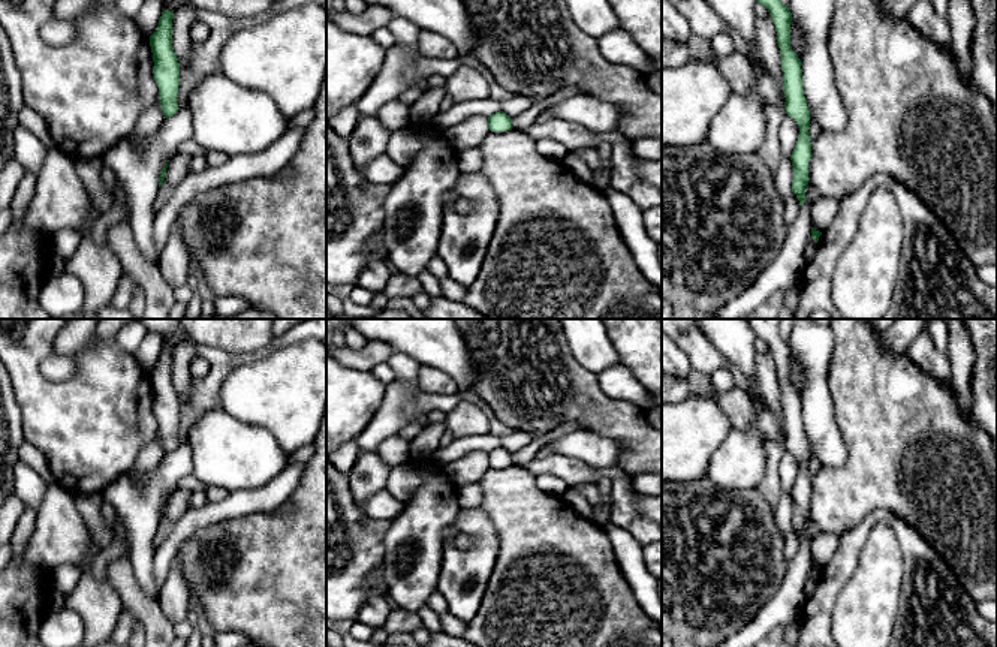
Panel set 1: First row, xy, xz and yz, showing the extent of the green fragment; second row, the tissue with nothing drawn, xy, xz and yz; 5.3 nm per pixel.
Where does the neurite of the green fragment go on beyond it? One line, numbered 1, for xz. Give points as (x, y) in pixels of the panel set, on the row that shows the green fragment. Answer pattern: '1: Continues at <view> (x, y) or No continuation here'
1: No continuation here

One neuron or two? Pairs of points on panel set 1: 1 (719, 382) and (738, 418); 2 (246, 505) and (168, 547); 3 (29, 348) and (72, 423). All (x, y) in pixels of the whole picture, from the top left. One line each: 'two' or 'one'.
1: two
2: one
3: one

